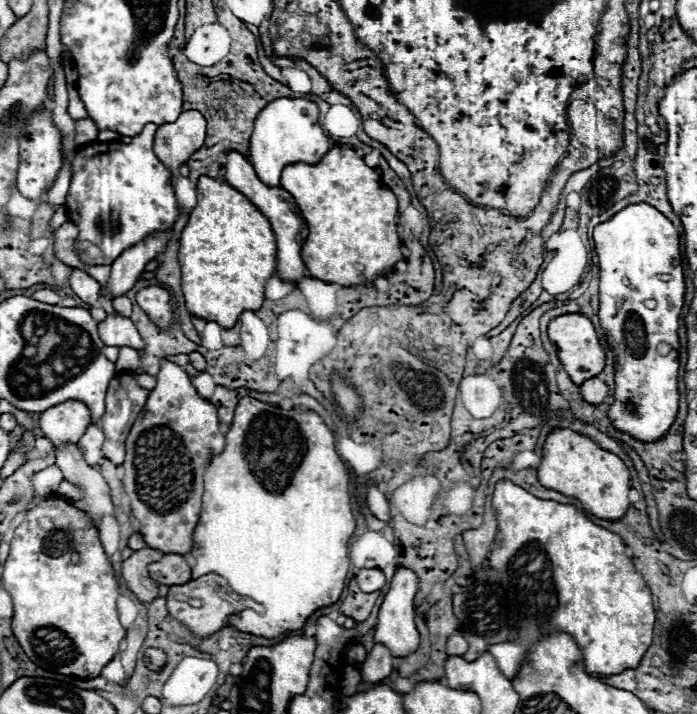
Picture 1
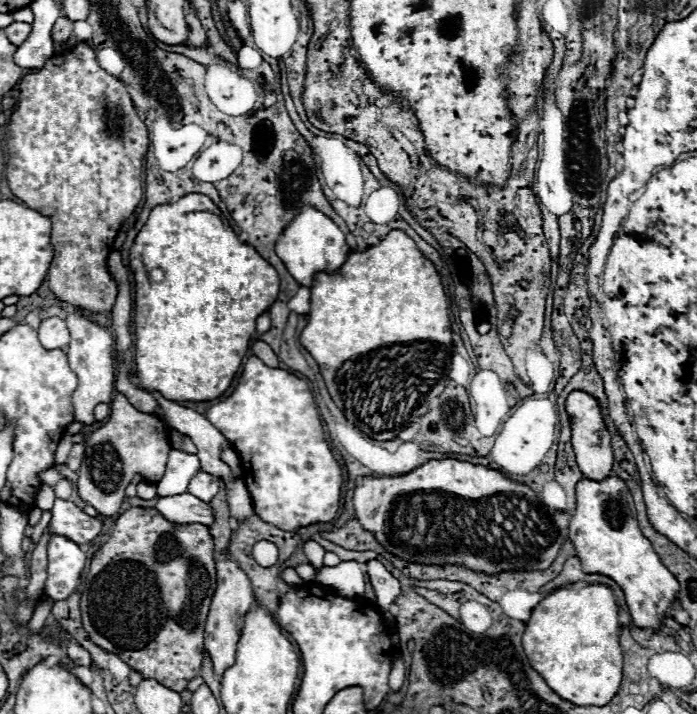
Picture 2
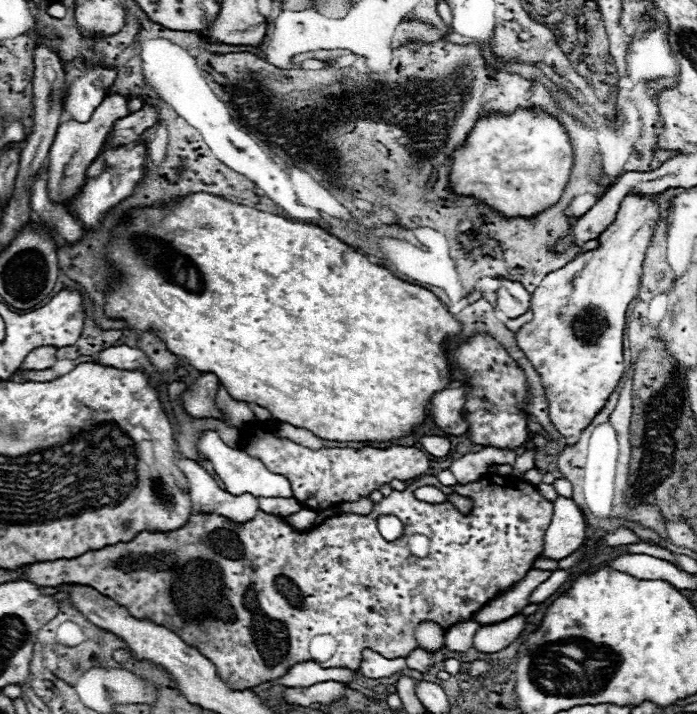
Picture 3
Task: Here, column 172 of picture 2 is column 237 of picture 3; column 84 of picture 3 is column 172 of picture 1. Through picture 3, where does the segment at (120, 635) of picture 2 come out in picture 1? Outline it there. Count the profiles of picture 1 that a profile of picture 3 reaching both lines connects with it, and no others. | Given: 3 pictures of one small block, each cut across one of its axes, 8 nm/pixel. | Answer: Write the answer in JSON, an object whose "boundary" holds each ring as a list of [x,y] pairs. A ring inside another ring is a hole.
{"boundary":[[[164,554],[158,562],[152,562],[148,566],[148,572],[150,572],[150,578],[166,586],[186,584],[192,578],[190,566],[186,564],[182,554]]]}

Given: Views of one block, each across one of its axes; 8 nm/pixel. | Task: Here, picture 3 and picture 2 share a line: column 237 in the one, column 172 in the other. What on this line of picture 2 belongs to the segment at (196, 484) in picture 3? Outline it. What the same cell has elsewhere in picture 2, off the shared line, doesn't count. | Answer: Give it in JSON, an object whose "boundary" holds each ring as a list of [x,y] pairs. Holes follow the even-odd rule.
{"boundary":[[[190,492],[176,496],[160,496],[156,502],[156,510],[176,524],[198,522],[210,526],[214,522],[214,510],[206,502],[194,498]]]}

